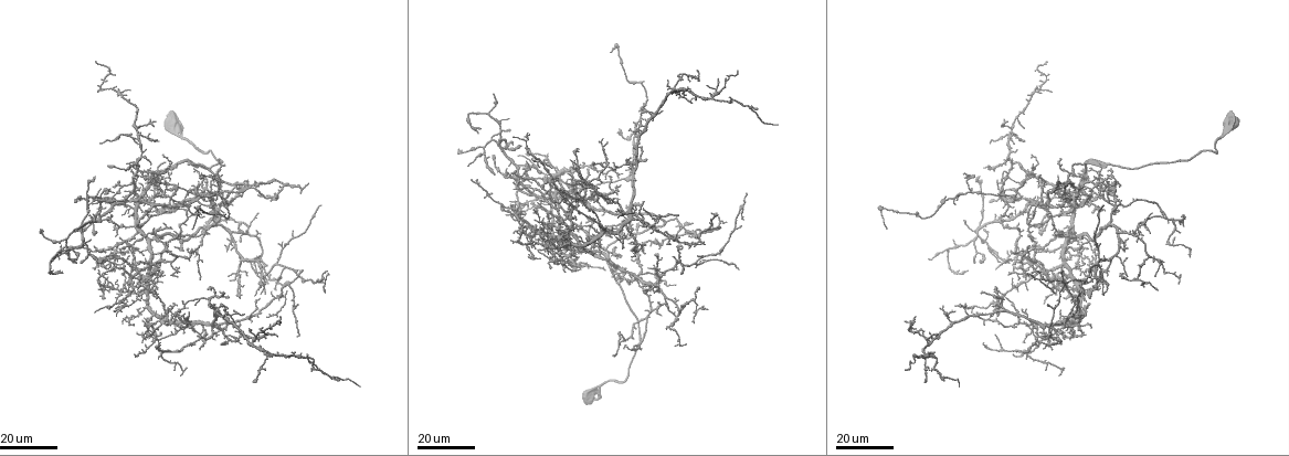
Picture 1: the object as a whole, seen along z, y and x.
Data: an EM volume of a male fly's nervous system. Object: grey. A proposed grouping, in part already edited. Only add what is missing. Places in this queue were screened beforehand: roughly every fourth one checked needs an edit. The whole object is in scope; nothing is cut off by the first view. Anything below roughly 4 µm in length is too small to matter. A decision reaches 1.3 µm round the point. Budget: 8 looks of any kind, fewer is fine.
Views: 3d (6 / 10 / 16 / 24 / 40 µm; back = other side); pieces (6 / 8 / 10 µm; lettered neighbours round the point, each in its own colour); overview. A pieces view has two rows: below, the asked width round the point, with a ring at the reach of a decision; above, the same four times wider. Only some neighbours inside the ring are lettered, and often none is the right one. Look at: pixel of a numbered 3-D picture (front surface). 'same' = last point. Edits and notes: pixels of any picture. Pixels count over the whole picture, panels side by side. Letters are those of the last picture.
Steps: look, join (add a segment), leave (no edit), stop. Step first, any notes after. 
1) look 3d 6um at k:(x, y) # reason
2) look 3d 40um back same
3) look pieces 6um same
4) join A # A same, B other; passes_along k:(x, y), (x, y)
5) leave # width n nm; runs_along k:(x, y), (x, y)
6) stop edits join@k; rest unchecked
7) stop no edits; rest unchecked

look 3d 16um at 1:(1037, 340) # thin end

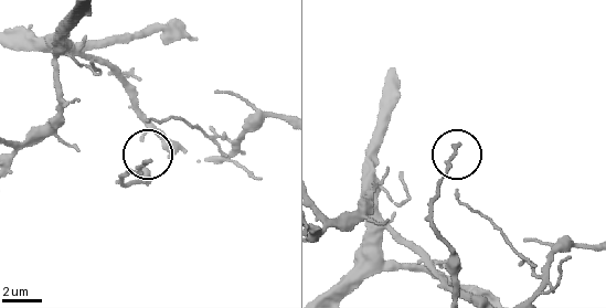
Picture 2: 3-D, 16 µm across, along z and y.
look pieces 10um at 2:(146, 163)

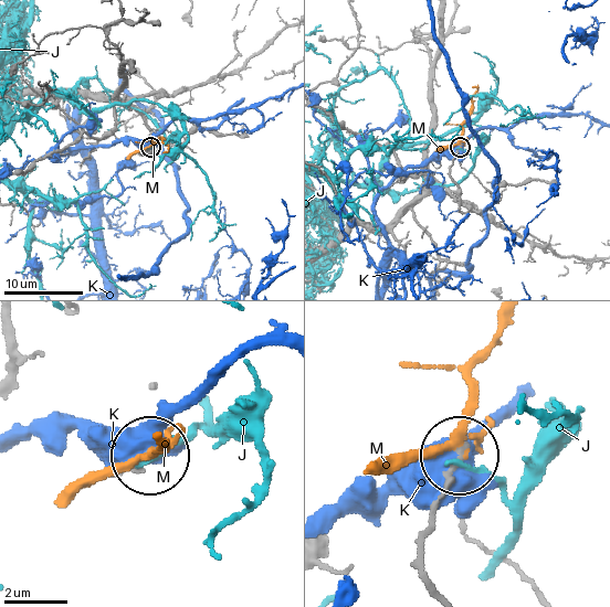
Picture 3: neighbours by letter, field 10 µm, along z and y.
leave # width 160 nm; J other, K other, M other; no lettered segment goes on from it

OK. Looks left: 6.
look 3d 24um at 1:(126, 253) # branch stops here

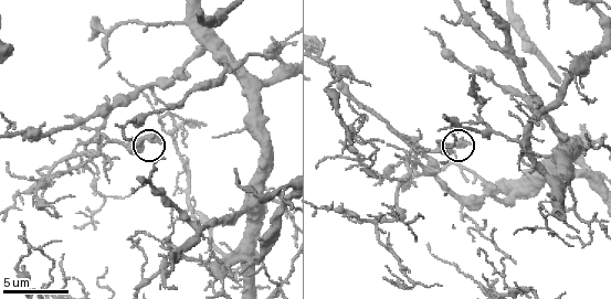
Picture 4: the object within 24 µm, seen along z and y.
look pieces 8um at 4:(160, 141)

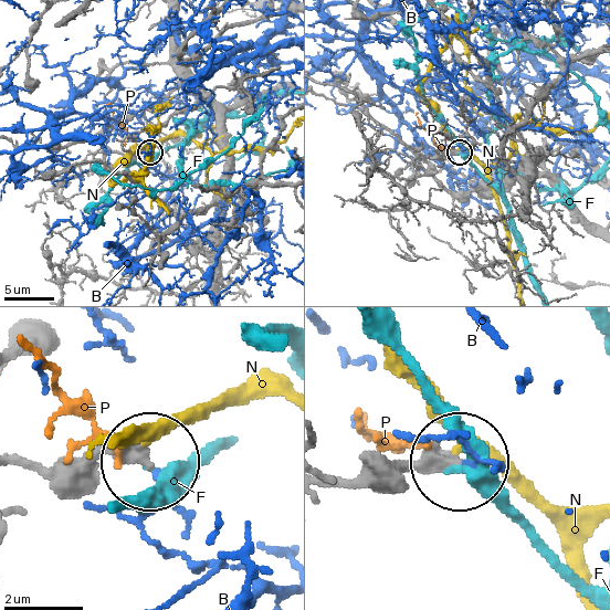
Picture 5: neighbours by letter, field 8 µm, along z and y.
leave # B other, F other, N other, P other; runs_along 5:(22, 459), (147, 462); no lettered segment goes on from it

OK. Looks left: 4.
look 3d 24um at 1:(1003, 228) # end of a long branch

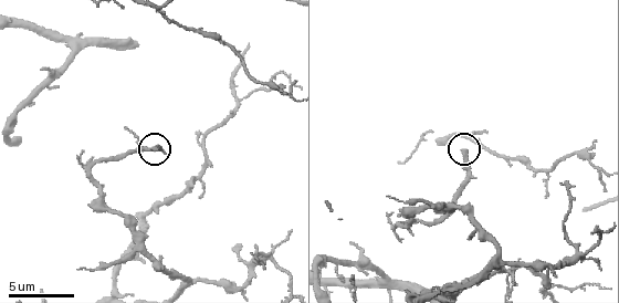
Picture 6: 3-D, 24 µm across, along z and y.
look pieces 8um at 6:(462, 152)

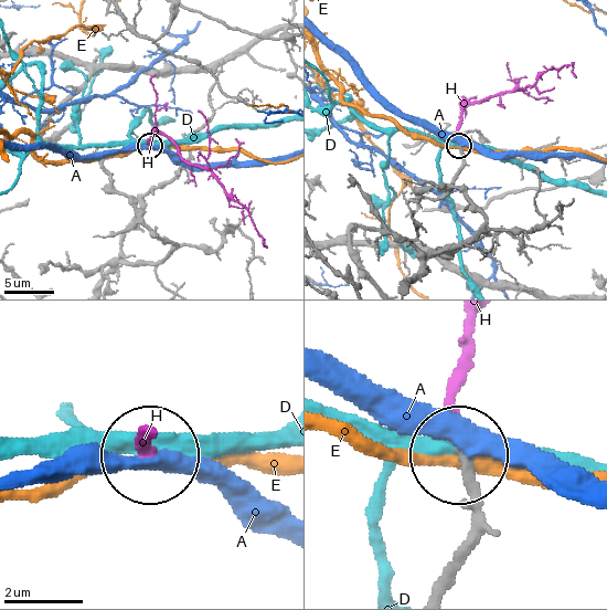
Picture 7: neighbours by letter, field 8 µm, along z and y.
join H # A other, D other, E other, H same; the neuron continues

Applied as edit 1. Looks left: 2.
look 3d 16um at 1:(645, 289) # branch stops here

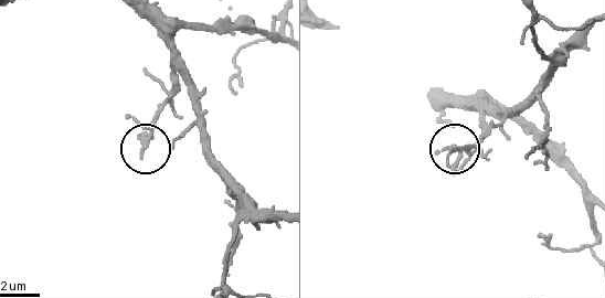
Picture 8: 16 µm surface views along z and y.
look pieces 10um at 8:(451, 152) # what lies round it

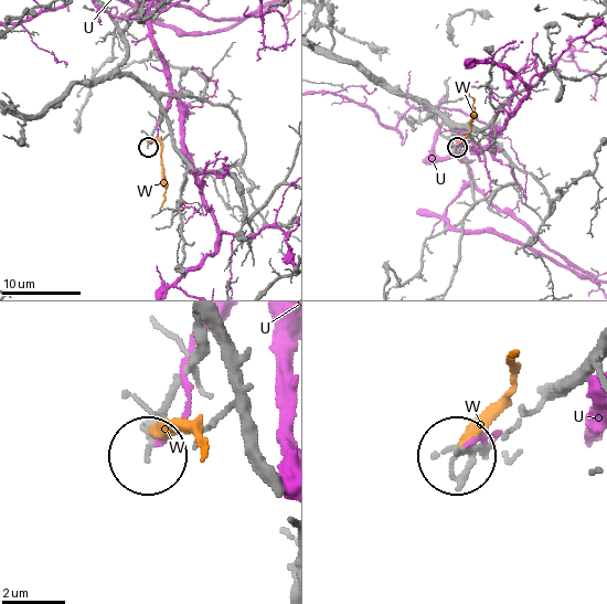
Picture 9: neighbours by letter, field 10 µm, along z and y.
leave # U other, W other; none of them fits

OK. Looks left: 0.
stop edits join@7; rest unchecked

